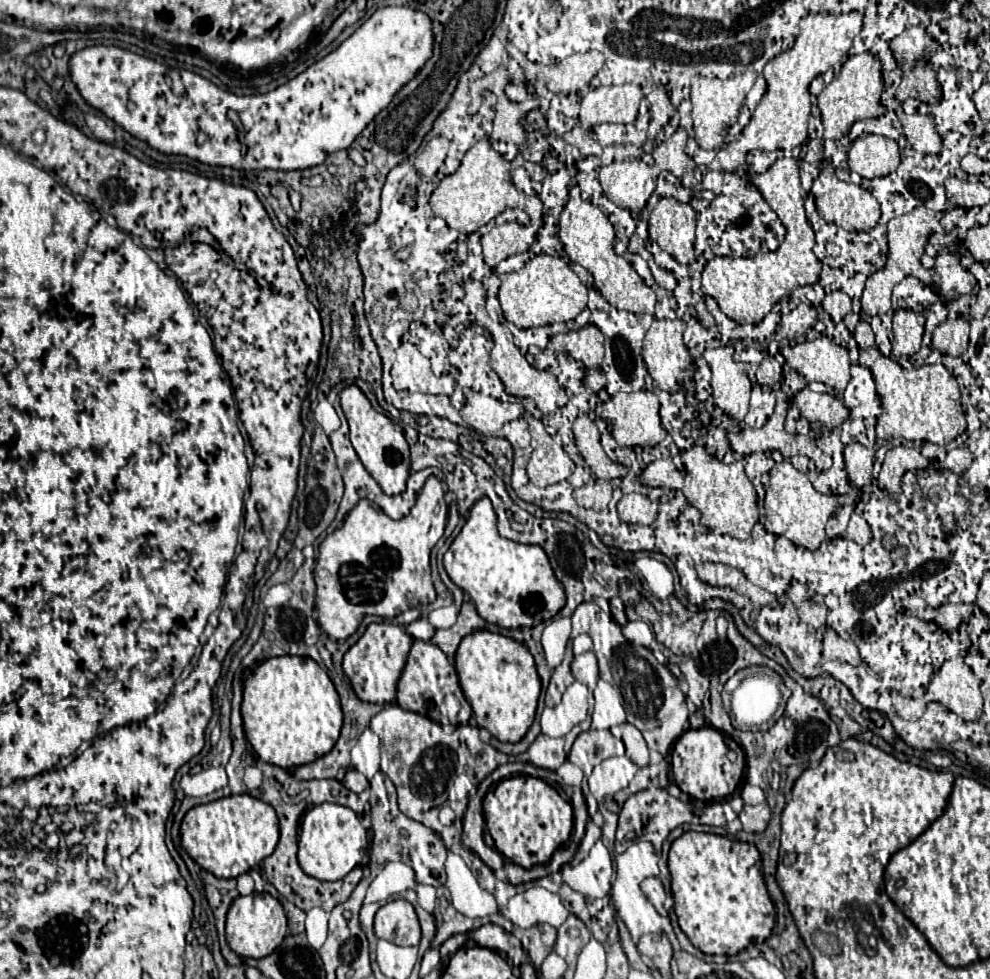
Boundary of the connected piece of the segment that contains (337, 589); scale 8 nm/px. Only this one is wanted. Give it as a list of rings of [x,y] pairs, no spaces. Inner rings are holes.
[[[430,476],[420,490],[416,504],[410,508],[408,516],[400,520],[392,520],[380,508],[372,506],[368,500],[360,500],[346,516],[342,528],[334,530],[320,544],[320,554],[314,568],[316,580],[316,610],[318,624],[322,630],[334,638],[344,640],[356,632],[364,614],[374,614],[380,618],[394,618],[408,608],[426,606],[436,600],[436,592],[430,580],[430,550],[444,534],[448,516],[448,506],[444,502],[442,482],[436,476]]]

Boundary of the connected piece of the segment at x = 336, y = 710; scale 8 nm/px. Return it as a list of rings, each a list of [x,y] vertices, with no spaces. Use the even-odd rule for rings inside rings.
[[[278,656],[260,662],[244,682],[240,712],[244,734],[254,752],[264,762],[284,770],[328,754],[342,728],[342,708],[336,688],[326,670],[306,656]]]

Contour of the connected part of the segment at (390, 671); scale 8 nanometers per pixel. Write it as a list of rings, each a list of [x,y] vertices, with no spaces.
[[[372,622],[360,640],[344,654],[342,668],[350,678],[352,690],[364,702],[374,704],[390,704],[396,698],[396,680],[404,668],[404,660],[408,658],[412,646],[412,638],[398,626],[388,622]]]

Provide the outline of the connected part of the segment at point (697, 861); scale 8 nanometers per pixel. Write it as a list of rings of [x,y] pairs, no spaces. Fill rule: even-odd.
[[[684,832],[670,846],[668,866],[678,924],[698,950],[704,954],[734,956],[748,944],[764,942],[770,936],[776,914],[754,844],[718,834]]]

